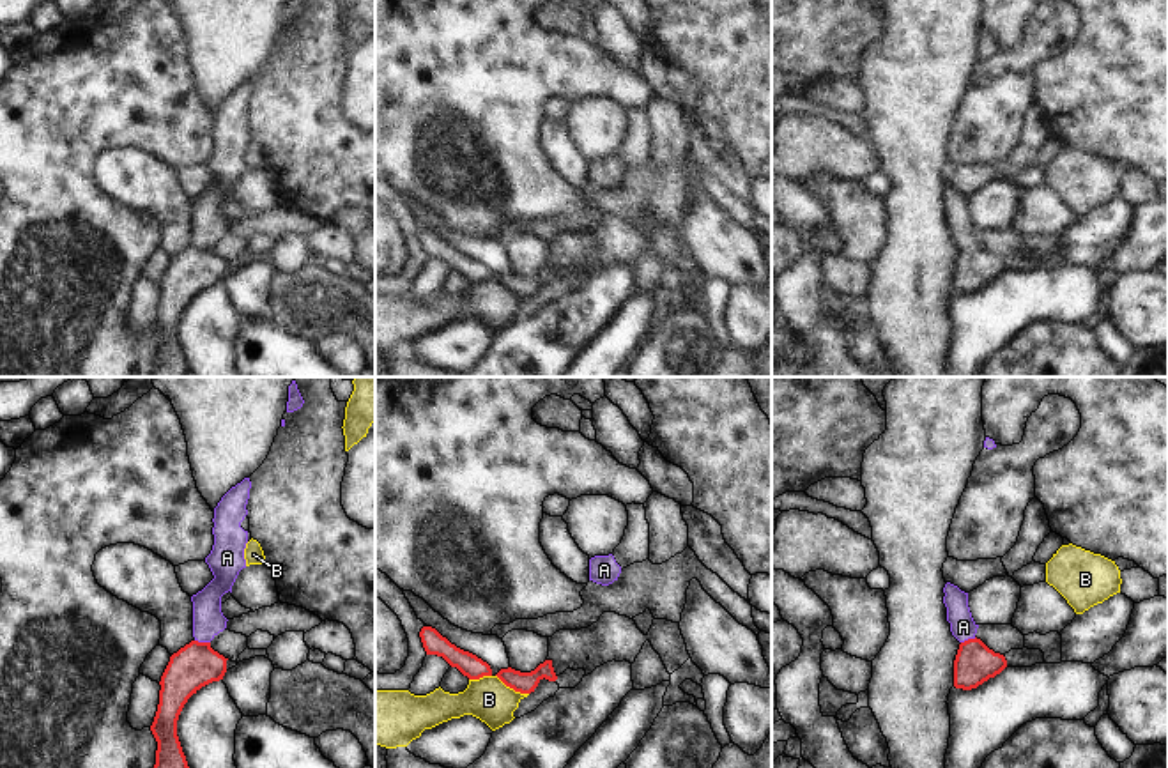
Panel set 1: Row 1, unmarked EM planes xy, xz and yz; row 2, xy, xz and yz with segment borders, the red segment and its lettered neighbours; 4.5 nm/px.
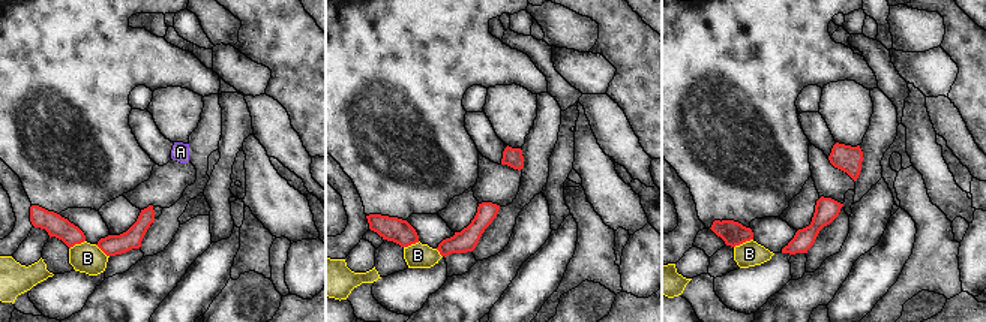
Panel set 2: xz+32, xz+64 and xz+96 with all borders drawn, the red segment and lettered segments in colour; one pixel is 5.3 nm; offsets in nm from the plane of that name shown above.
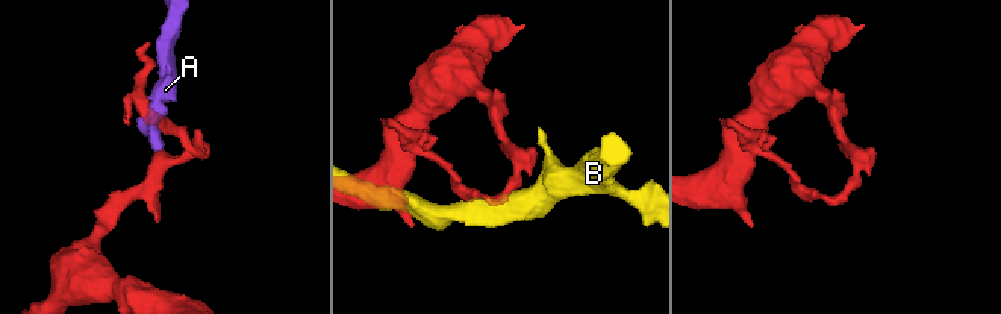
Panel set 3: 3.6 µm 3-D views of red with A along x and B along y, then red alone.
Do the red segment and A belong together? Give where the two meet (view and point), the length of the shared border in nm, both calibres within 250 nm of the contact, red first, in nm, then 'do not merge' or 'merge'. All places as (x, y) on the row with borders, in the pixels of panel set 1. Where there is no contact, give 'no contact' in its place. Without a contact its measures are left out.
xy (202, 643) | 70 nm | 200/140 nm | merge

